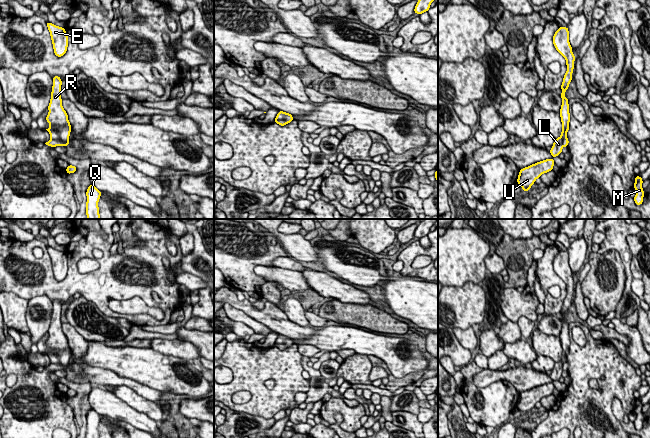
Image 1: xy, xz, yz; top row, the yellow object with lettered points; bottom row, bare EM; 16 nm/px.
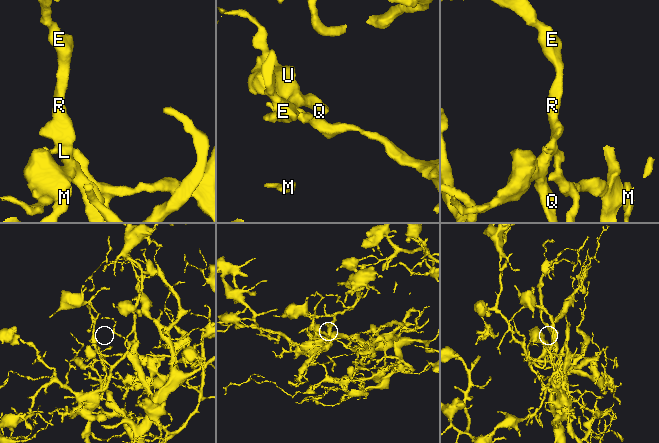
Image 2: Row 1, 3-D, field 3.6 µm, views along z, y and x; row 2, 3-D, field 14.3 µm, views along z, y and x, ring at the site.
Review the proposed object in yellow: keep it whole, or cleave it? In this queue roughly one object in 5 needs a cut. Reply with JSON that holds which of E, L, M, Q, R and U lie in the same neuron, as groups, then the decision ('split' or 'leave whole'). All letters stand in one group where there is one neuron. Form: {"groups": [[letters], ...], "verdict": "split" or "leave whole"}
{"groups": [["E", "L", "Q", "R", "U"], ["M"]], "verdict": "split"}

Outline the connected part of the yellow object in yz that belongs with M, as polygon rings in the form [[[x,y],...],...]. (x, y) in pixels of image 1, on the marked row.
[[[636,175],[634,188],[636,190],[636,195],[634,197],[634,201],[636,205],[641,205],[643,203],[644,190],[642,189],[643,180],[640,176]]]

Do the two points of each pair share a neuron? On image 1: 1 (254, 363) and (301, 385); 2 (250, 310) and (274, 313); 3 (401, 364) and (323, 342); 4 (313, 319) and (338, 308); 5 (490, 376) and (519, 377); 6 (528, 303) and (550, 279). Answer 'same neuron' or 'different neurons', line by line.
1: same neuron
2: same neuron
3: same neuron
4: different neurons
5: same neuron
6: different neurons

